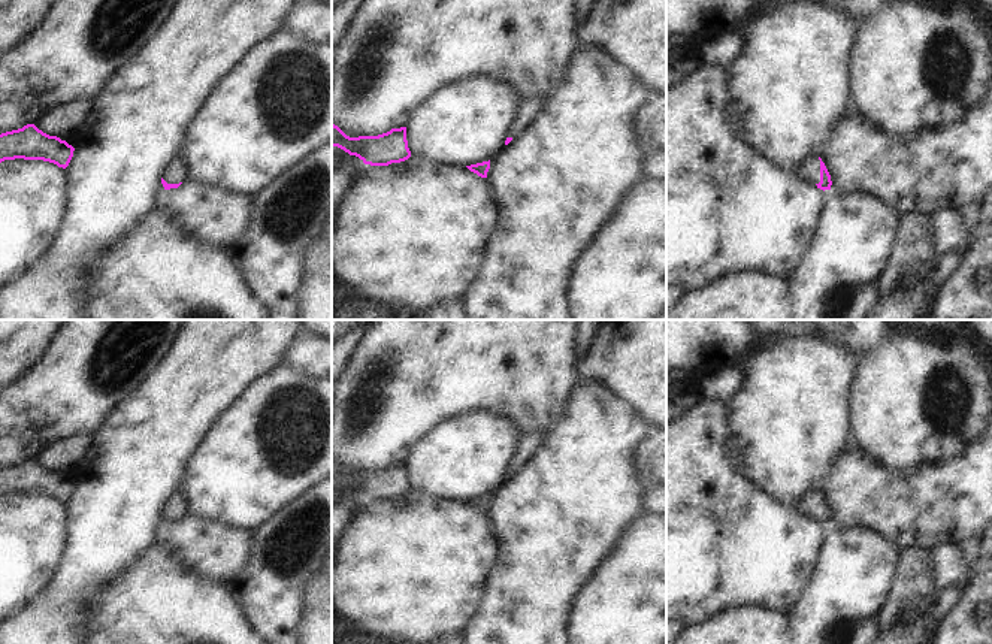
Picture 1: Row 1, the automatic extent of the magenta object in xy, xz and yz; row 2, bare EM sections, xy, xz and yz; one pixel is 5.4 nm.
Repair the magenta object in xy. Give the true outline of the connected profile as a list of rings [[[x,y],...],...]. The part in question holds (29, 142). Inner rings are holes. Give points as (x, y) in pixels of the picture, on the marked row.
[[[34,124],[0,134],[0,163],[4,160],[43,160],[66,169],[75,148],[57,136],[49,136]]]

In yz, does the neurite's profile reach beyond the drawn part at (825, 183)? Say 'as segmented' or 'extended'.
extended

